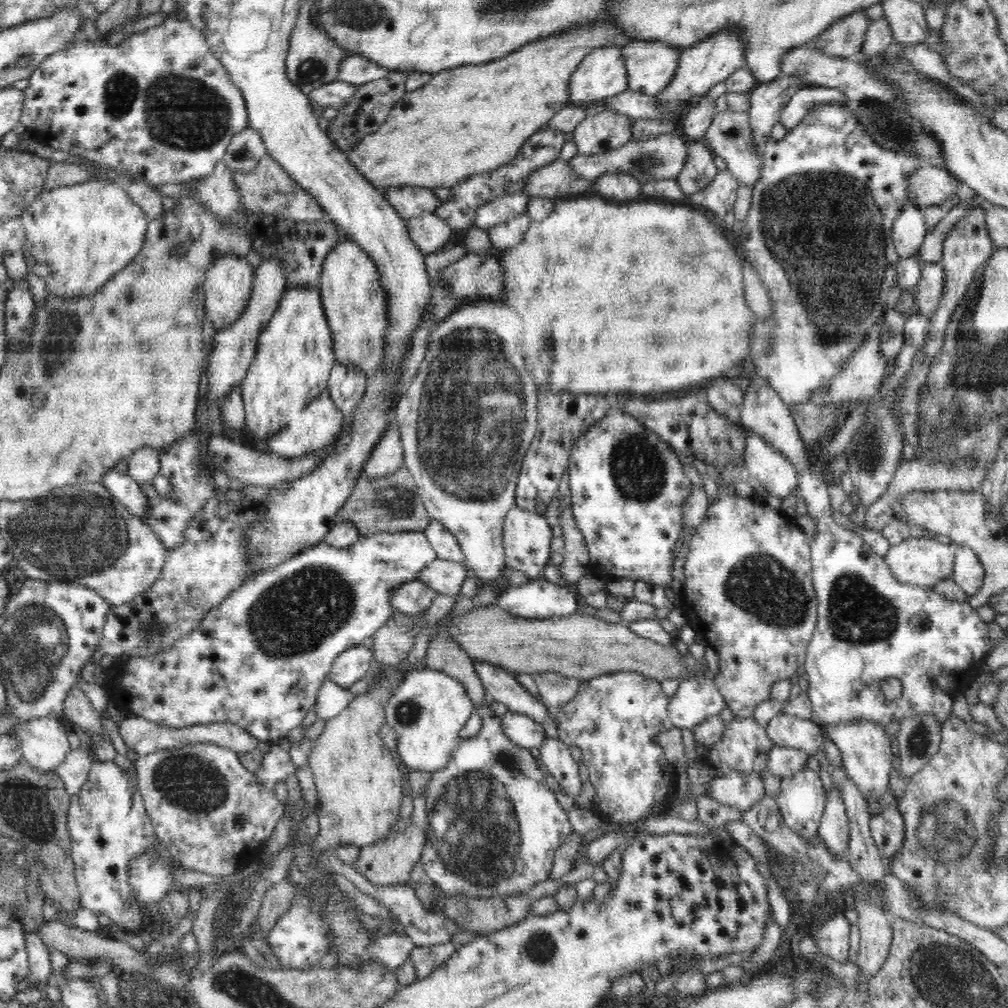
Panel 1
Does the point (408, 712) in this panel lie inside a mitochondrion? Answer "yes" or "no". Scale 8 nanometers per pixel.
yes

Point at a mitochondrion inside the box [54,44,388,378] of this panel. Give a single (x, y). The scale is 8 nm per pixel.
(184, 113)

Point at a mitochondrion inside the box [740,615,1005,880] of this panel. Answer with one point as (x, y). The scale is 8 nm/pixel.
(949, 828)

